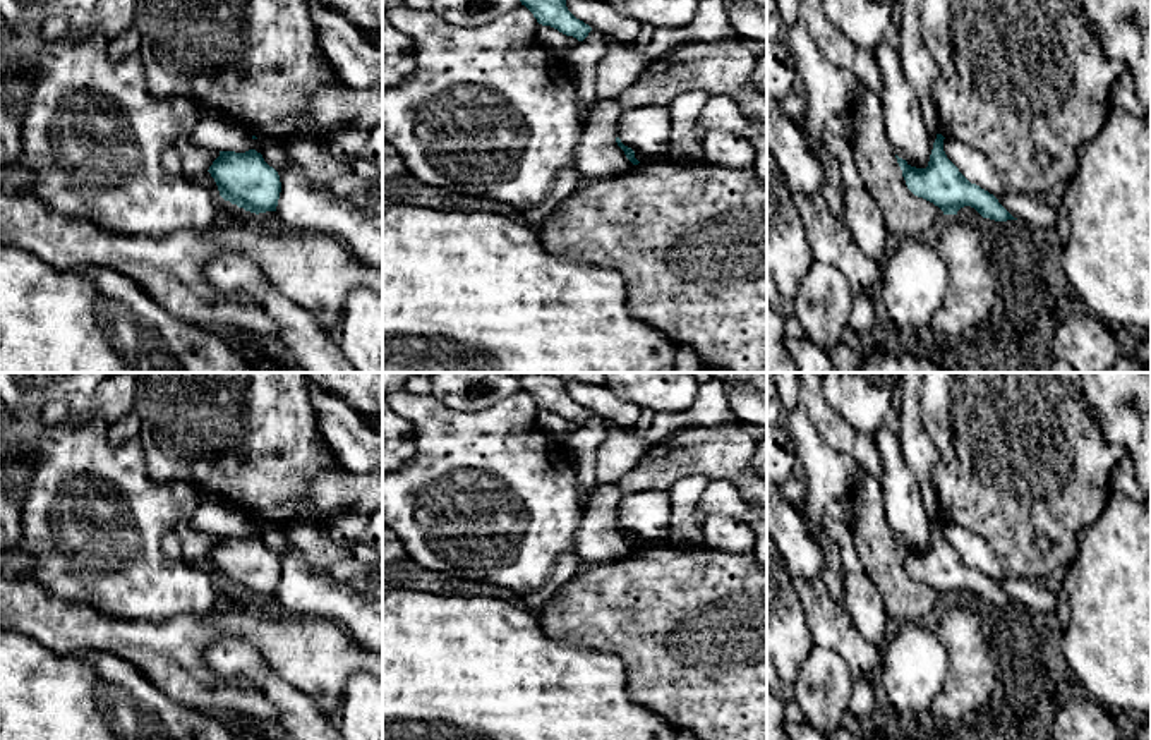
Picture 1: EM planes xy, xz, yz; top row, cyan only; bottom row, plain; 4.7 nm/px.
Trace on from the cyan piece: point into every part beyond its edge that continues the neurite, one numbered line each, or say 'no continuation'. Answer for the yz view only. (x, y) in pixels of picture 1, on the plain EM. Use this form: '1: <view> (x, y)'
no continuation

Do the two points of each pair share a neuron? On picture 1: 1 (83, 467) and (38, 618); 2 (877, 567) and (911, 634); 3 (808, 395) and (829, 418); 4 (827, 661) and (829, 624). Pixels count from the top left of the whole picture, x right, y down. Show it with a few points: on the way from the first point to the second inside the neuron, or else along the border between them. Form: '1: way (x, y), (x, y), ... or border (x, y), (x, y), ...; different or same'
1: border (28, 581), (55, 596), (84, 605); different
2: border (918, 620), (892, 627); different
3: way (813, 400), (824, 412); same
4: border (813, 642), (831, 648), (844, 661), (853, 680); different

